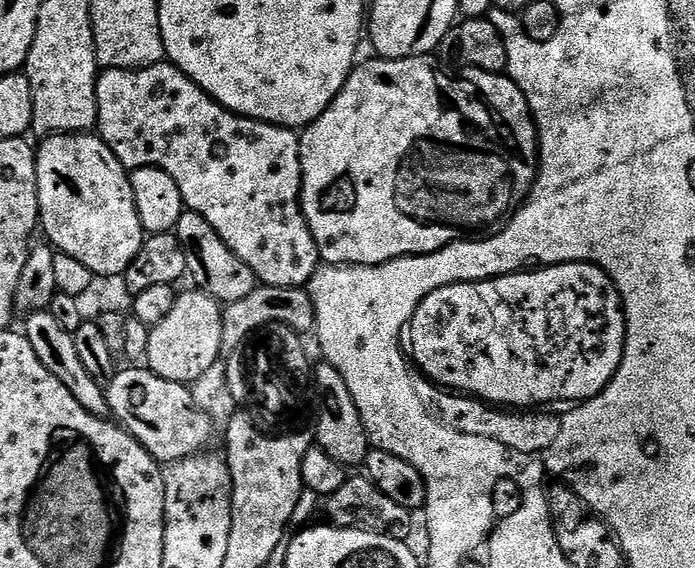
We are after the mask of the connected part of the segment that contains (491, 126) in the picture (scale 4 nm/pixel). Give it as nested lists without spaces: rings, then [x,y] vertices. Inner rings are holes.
[[[429,54],[427,56],[411,56],[401,60],[371,58],[372,60],[366,61],[365,64],[364,61],[357,63],[348,76],[348,80],[342,86],[342,90],[334,98],[332,105],[313,124],[309,124],[307,128],[303,129],[300,136],[300,208],[304,212],[308,228],[312,232],[312,237],[316,243],[316,249],[320,252],[320,259],[324,264],[361,264],[373,268],[375,264],[385,264],[398,259],[399,256],[421,256],[427,252],[439,252],[440,249],[448,244],[454,244],[458,240],[472,238],[477,234],[487,233],[489,230],[503,228],[516,209],[528,199],[532,185],[536,183],[536,173],[538,171],[538,129],[535,120],[532,119],[532,111],[528,105],[528,99],[524,97],[524,92],[516,85],[515,79],[507,74],[487,72],[481,68],[461,67],[459,70],[452,66],[436,68],[436,58],[435,55]]]

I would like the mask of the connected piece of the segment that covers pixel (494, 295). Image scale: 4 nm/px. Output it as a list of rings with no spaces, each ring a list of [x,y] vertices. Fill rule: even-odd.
[[[587,262],[553,264],[537,267],[535,270],[524,270],[516,280],[499,280],[498,284],[497,287],[477,285],[476,288],[444,289],[444,292],[437,292],[432,299],[424,299],[420,316],[416,316],[416,354],[420,356],[420,364],[424,364],[424,368],[428,368],[432,376],[440,376],[440,380],[448,380],[448,384],[460,384],[460,388],[472,388],[473,391],[480,392],[480,395],[505,404],[532,404],[532,400],[552,400],[552,396],[581,396],[585,401],[611,385],[624,357],[626,317],[620,289],[612,283],[603,268]]]

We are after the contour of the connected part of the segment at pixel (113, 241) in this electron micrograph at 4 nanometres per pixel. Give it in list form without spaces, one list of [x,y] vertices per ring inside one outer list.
[[[66,132],[58,136],[46,136],[36,148],[36,173],[38,174],[38,202],[40,203],[39,227],[44,228],[47,243],[56,252],[78,258],[95,275],[124,275],[130,262],[144,245],[146,233],[138,218],[138,206],[134,206],[134,190],[129,169],[107,146],[99,135],[88,132]]]

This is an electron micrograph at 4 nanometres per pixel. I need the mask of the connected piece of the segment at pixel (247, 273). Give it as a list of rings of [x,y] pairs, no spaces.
[[[185,210],[182,218],[178,218],[174,231],[186,250],[188,276],[196,279],[200,283],[197,285],[203,291],[211,293],[221,305],[238,302],[256,289],[258,281],[254,270],[250,270],[250,266],[246,266],[246,262],[242,262],[242,258],[238,258],[238,254],[230,250],[230,246],[226,246],[226,242],[216,233],[214,226],[210,226],[210,222],[202,218],[202,214]]]

